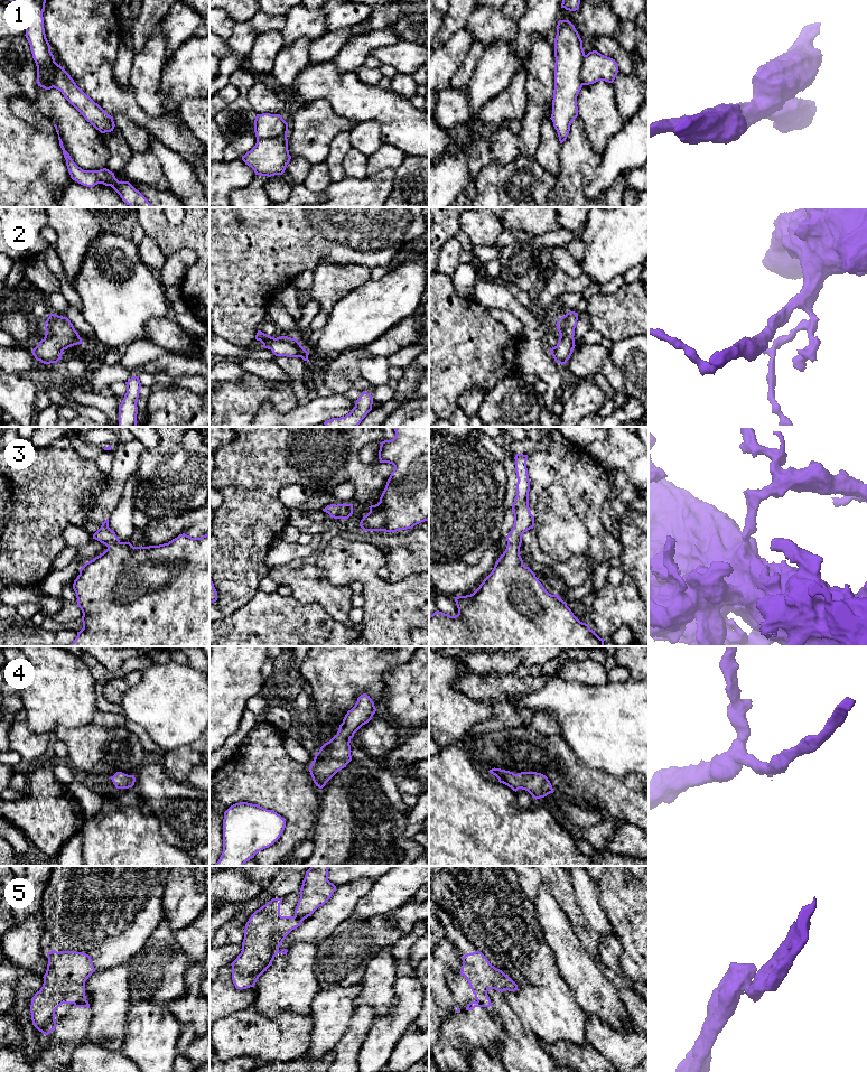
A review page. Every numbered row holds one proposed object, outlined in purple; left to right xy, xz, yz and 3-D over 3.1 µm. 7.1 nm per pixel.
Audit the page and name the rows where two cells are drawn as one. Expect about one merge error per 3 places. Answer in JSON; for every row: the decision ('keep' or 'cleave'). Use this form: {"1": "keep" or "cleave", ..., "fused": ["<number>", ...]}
{"1": "cleave", "2": "keep", "3": "keep", "4": "keep", "5": "cleave", "fused": ["1", "5"]}

